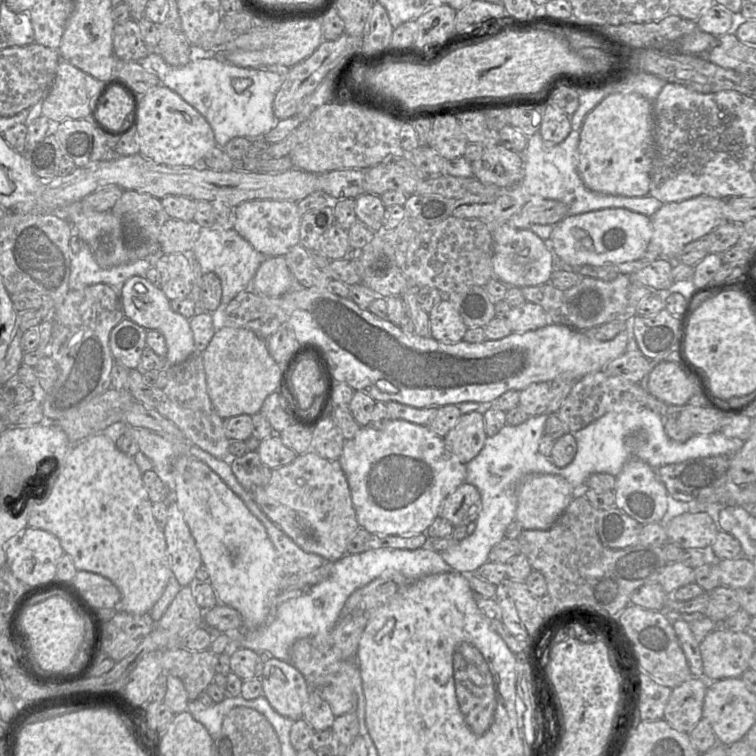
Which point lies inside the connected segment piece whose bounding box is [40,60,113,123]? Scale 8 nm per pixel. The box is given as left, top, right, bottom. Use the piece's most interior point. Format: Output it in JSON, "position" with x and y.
{"position":[74,94]}

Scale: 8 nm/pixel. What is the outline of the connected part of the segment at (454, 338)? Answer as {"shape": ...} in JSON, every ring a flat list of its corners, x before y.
{"shape":[[446,298,431,310,429,323,430,337,443,343,463,341,468,329,454,305]]}

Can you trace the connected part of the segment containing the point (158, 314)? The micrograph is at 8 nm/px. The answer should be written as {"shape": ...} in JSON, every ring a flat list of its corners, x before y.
{"shape":[[135,276,125,282,119,293,125,318,147,330,157,330,164,335,167,345,165,360,169,367,186,361,195,353,193,332,189,319,172,310,171,300,167,298,159,286,154,285,143,277]]}

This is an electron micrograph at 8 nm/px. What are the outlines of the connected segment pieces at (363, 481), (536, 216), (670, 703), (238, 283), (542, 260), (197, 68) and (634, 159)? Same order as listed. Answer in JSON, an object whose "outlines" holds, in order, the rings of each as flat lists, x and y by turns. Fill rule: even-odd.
{"outlines":[[[401,419,390,420,383,428,374,428,371,426,361,428,354,438,345,442,338,462,347,478,357,522,362,530,370,534,410,537,420,533,426,533,434,520,437,517,441,517,440,508,445,498,453,493,466,480,466,464,459,461,458,458,449,451,442,437,432,432,427,425,417,425]],[[530,198,521,208,520,214,533,224,556,225,568,216,568,210,558,200]],[[703,668,701,676,692,676,689,680,679,686,672,688,669,699,666,703,663,719,675,730,682,733,689,733,702,718,702,705,708,683,714,682,704,676]],[[202,228,188,257,199,264,204,273,215,273,221,280,222,303,227,305,240,292,248,290,260,264,267,258,258,252,236,230,223,228]],[[507,223,493,229,494,278,509,287,528,287,549,283,556,258,547,242,528,229,515,229]],[[157,51,136,62,154,73,160,84,178,93,207,120,218,147,224,148,236,137,262,137,278,121,273,113,273,101,283,83,284,69,243,68,216,55,198,55,187,65,177,67,167,63]],[[612,93,585,118,577,169,587,188,626,197,649,195,654,152,654,104,636,93]]]}

